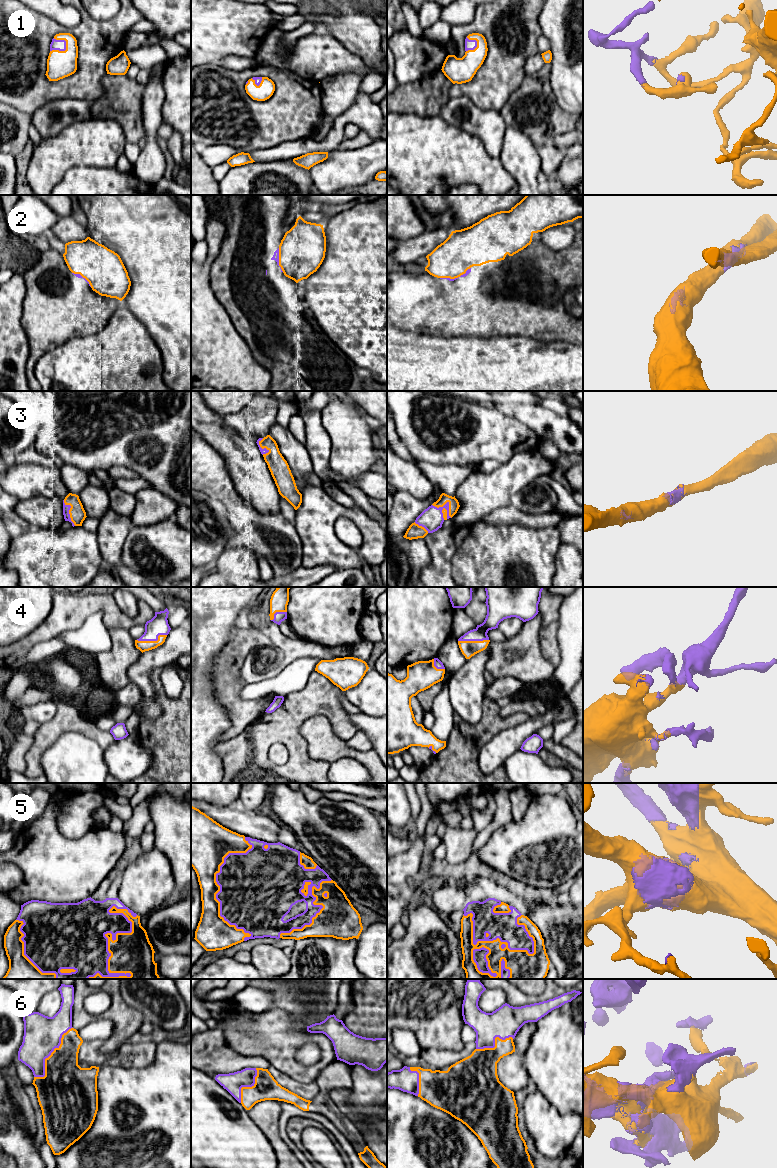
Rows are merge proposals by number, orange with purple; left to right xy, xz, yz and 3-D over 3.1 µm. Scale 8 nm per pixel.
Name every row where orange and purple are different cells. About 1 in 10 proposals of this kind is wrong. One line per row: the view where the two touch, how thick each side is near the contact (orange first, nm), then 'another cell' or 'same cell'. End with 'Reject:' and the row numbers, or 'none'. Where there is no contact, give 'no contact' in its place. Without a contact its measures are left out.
1: contact in xy; calibres 220 and 90 nm; same cell
2: contact in xz; calibres 360 and 50 nm; same cell
3: contact in yz; calibres 80 and 180 nm; same cell
4: contact in xy; calibres 90 and 160 nm; same cell
5: contact in xy; calibres 320 and 480 nm; same cell
6: contact in xy; calibres 360 and 300 nm; same cell
Reject: none

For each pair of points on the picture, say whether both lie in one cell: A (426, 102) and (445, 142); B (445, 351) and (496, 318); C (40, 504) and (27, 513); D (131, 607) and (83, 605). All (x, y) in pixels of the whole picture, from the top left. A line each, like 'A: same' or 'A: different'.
A: different
B: different
C: same
D: different

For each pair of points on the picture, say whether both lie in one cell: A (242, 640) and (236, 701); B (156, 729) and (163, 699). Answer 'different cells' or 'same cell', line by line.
A: same cell
B: same cell

